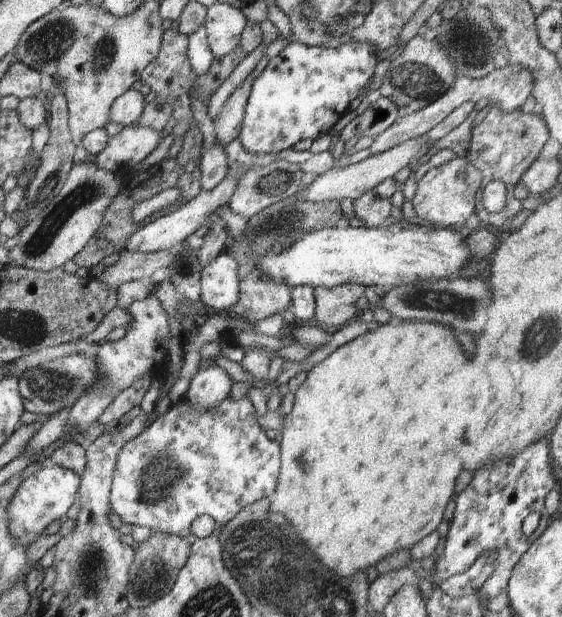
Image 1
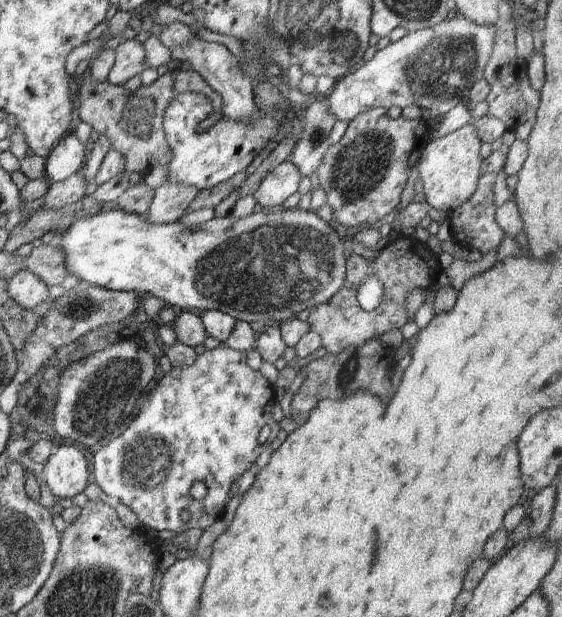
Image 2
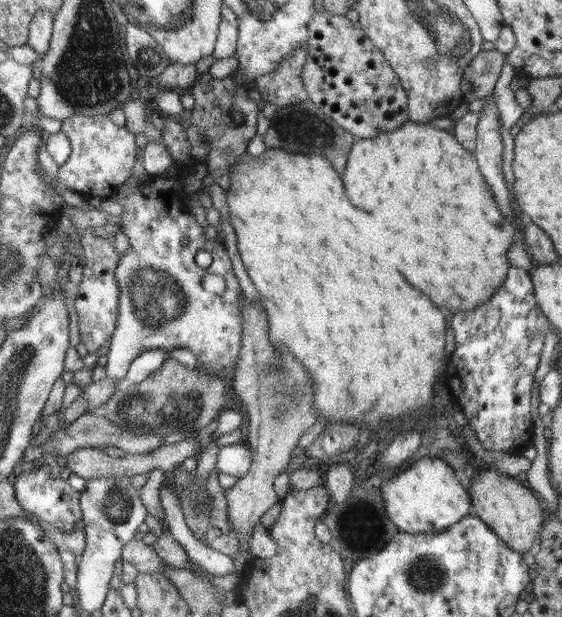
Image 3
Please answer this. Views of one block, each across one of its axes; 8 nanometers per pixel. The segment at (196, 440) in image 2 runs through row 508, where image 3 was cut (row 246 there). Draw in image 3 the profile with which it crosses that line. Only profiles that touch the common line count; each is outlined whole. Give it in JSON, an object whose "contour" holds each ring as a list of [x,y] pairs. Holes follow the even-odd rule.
{"contour":[[[169,116],[166,120],[162,136],[173,163],[163,174],[145,175],[139,185],[134,187],[121,202],[124,212],[121,215],[123,223],[120,224],[120,227],[129,238],[130,249],[119,255],[119,263],[115,270],[115,279],[118,283],[118,321],[110,338],[108,354],[106,354],[108,357],[106,375],[111,380],[125,380],[132,362],[142,352],[153,349],[164,348],[166,352],[170,352],[174,348],[187,348],[196,357],[198,368],[211,375],[216,375],[225,368],[236,366],[238,354],[240,354],[240,342],[242,342],[242,332],[244,332],[242,302],[245,298],[220,237],[206,239],[205,229],[200,227],[194,215],[190,213],[189,207],[180,197],[182,192],[177,186],[186,179],[187,174],[184,172],[194,170],[197,160],[189,153],[190,143],[188,143],[185,131],[187,124],[175,116]],[[182,238],[188,238],[186,245],[182,242]],[[199,250],[206,250],[212,255],[212,263],[208,268],[199,267],[194,261]],[[206,274],[222,275],[224,282],[227,283],[222,296],[204,290],[202,280]]]}

